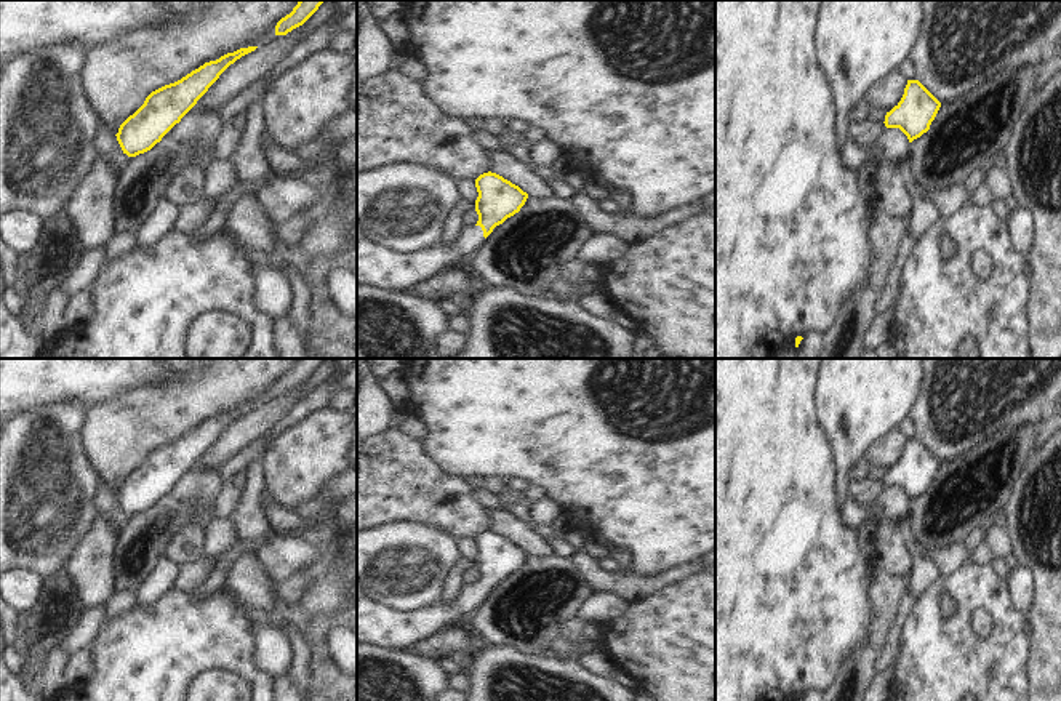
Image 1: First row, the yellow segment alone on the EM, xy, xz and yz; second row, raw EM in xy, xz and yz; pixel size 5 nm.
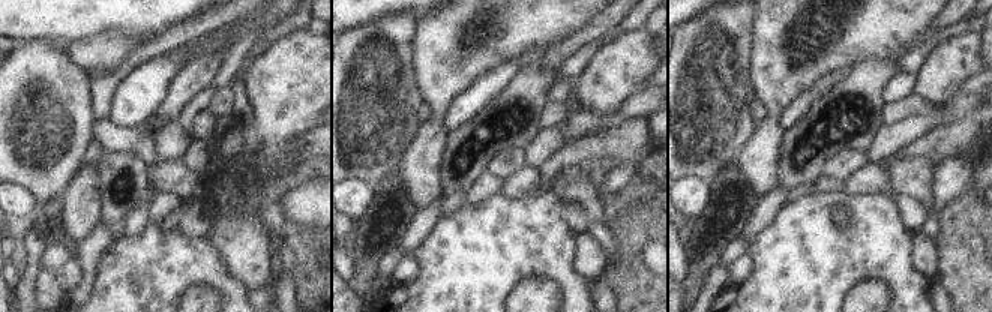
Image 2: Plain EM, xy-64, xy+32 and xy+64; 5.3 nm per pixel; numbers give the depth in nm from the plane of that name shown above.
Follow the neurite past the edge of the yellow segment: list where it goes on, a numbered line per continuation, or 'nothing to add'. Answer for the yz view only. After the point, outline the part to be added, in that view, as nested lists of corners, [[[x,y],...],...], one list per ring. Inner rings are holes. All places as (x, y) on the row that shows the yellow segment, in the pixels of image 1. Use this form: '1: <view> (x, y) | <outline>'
nothing to add

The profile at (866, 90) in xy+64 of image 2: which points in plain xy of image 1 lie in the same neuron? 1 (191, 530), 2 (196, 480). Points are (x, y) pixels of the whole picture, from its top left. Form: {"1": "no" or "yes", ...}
{"1": "no", "2": "yes"}

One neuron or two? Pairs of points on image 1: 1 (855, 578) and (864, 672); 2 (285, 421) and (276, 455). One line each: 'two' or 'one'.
1: two
2: two

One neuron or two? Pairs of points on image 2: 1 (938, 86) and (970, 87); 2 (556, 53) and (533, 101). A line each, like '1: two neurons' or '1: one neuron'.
1: two neurons
2: two neurons

